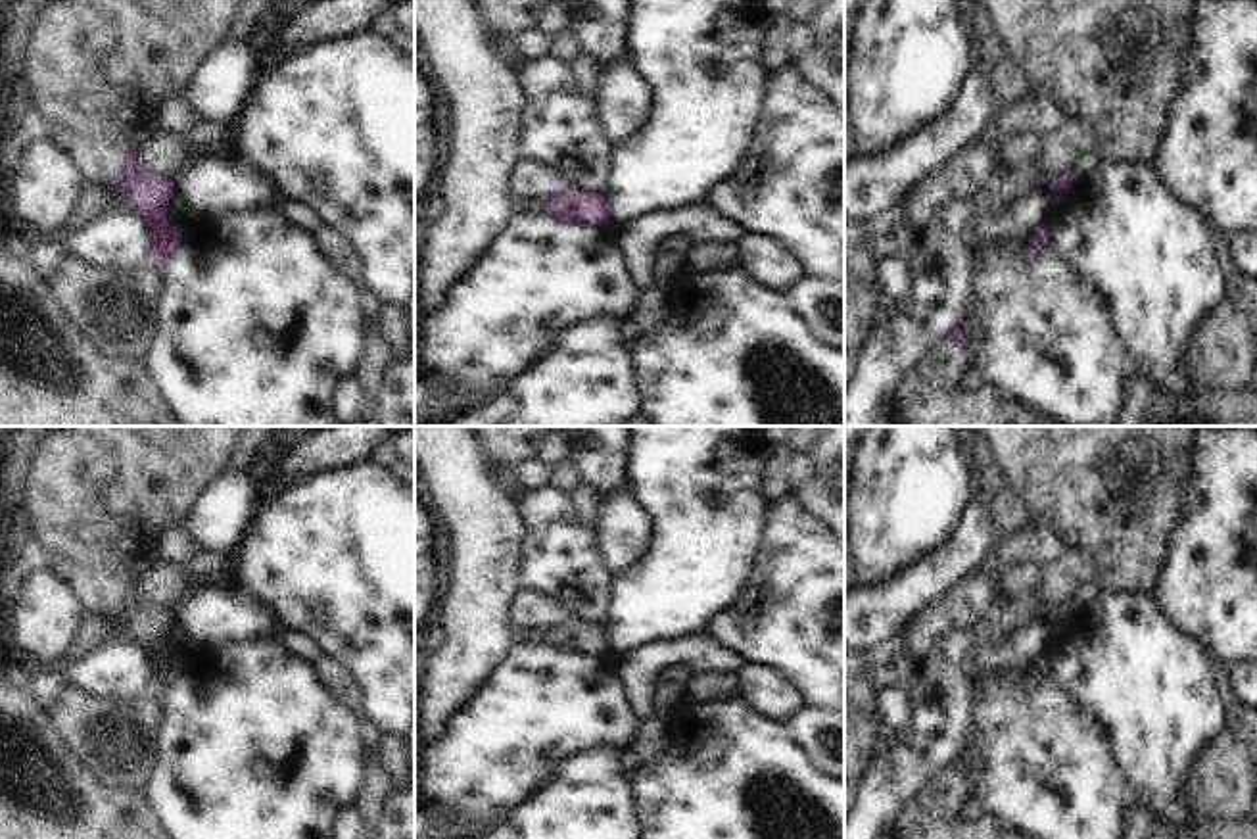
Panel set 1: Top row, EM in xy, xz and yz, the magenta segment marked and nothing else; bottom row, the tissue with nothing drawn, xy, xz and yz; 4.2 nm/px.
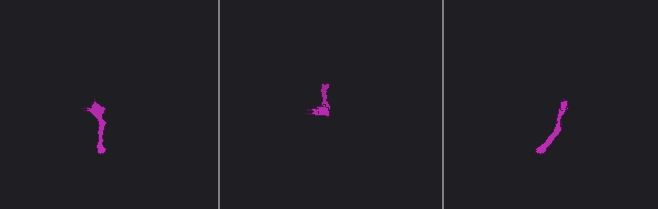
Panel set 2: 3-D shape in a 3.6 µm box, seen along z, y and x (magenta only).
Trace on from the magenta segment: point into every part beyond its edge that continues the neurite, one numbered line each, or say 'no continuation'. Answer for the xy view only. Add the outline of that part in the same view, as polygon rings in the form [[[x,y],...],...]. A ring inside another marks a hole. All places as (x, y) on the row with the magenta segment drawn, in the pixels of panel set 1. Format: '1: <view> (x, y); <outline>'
1: xy (93, 123); [[[50,0],[35,2],[21,25],[13,63],[25,123],[56,142],[84,184],[113,184],[134,154],[132,134],[186,84],[61,84],[61,69],[184,69],[190,81],[225,40],[240,0]]]

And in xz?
1: xz (521, 204); [[[514,198],[516,213],[539,213],[545,207],[543,198]]]

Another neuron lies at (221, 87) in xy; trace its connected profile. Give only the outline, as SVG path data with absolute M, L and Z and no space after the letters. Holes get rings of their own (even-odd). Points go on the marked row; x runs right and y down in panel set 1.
M223 40L202 61L182 96L200 123L230 125L251 98L261 71L248 42Z

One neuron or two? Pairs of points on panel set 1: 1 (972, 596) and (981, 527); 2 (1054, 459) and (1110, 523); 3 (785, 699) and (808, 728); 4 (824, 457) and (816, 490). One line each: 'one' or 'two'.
1: two
2: one
3: two
4: one

